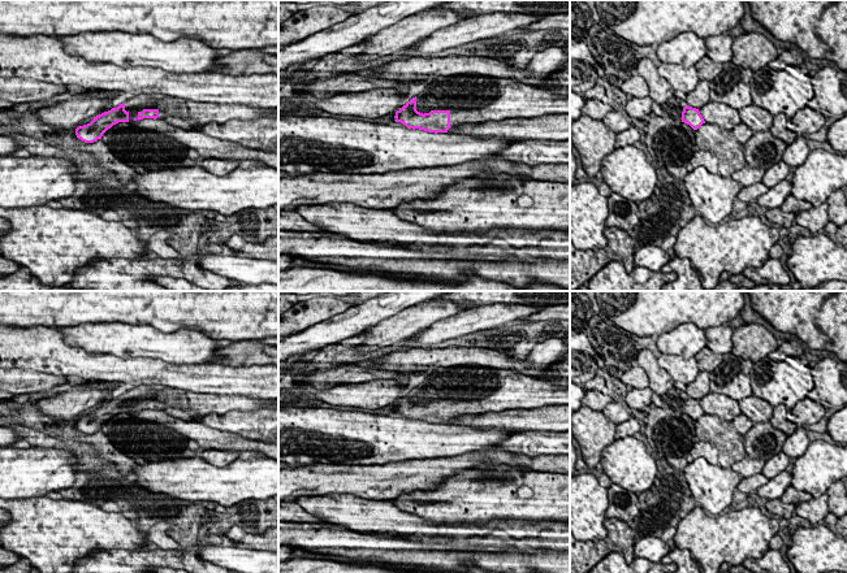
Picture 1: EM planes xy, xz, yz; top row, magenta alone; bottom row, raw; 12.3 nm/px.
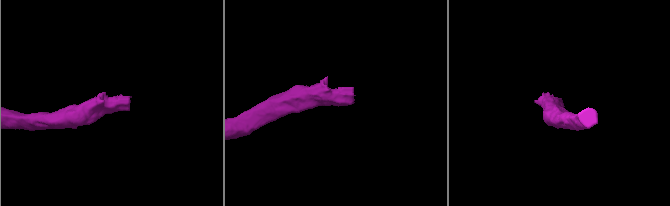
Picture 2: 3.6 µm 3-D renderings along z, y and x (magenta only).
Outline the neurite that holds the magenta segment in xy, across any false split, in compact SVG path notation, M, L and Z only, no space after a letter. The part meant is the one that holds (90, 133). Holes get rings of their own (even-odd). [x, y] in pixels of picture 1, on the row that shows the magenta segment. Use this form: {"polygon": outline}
{"polygon": "M161 94L138 95L117 108L94 117L90 123L78 126L75 135L85 143L94 143L101 139L103 134L113 125L143 118L163 120L183 130L195 130L211 122L225 123L230 120L278 118L278 109L245 104L191 101Z"}

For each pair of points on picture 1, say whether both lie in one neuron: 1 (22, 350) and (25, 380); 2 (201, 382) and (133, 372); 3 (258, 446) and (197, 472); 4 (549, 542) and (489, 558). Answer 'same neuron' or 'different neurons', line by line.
1: different neurons
2: same neuron
3: different neurons
4: different neurons

